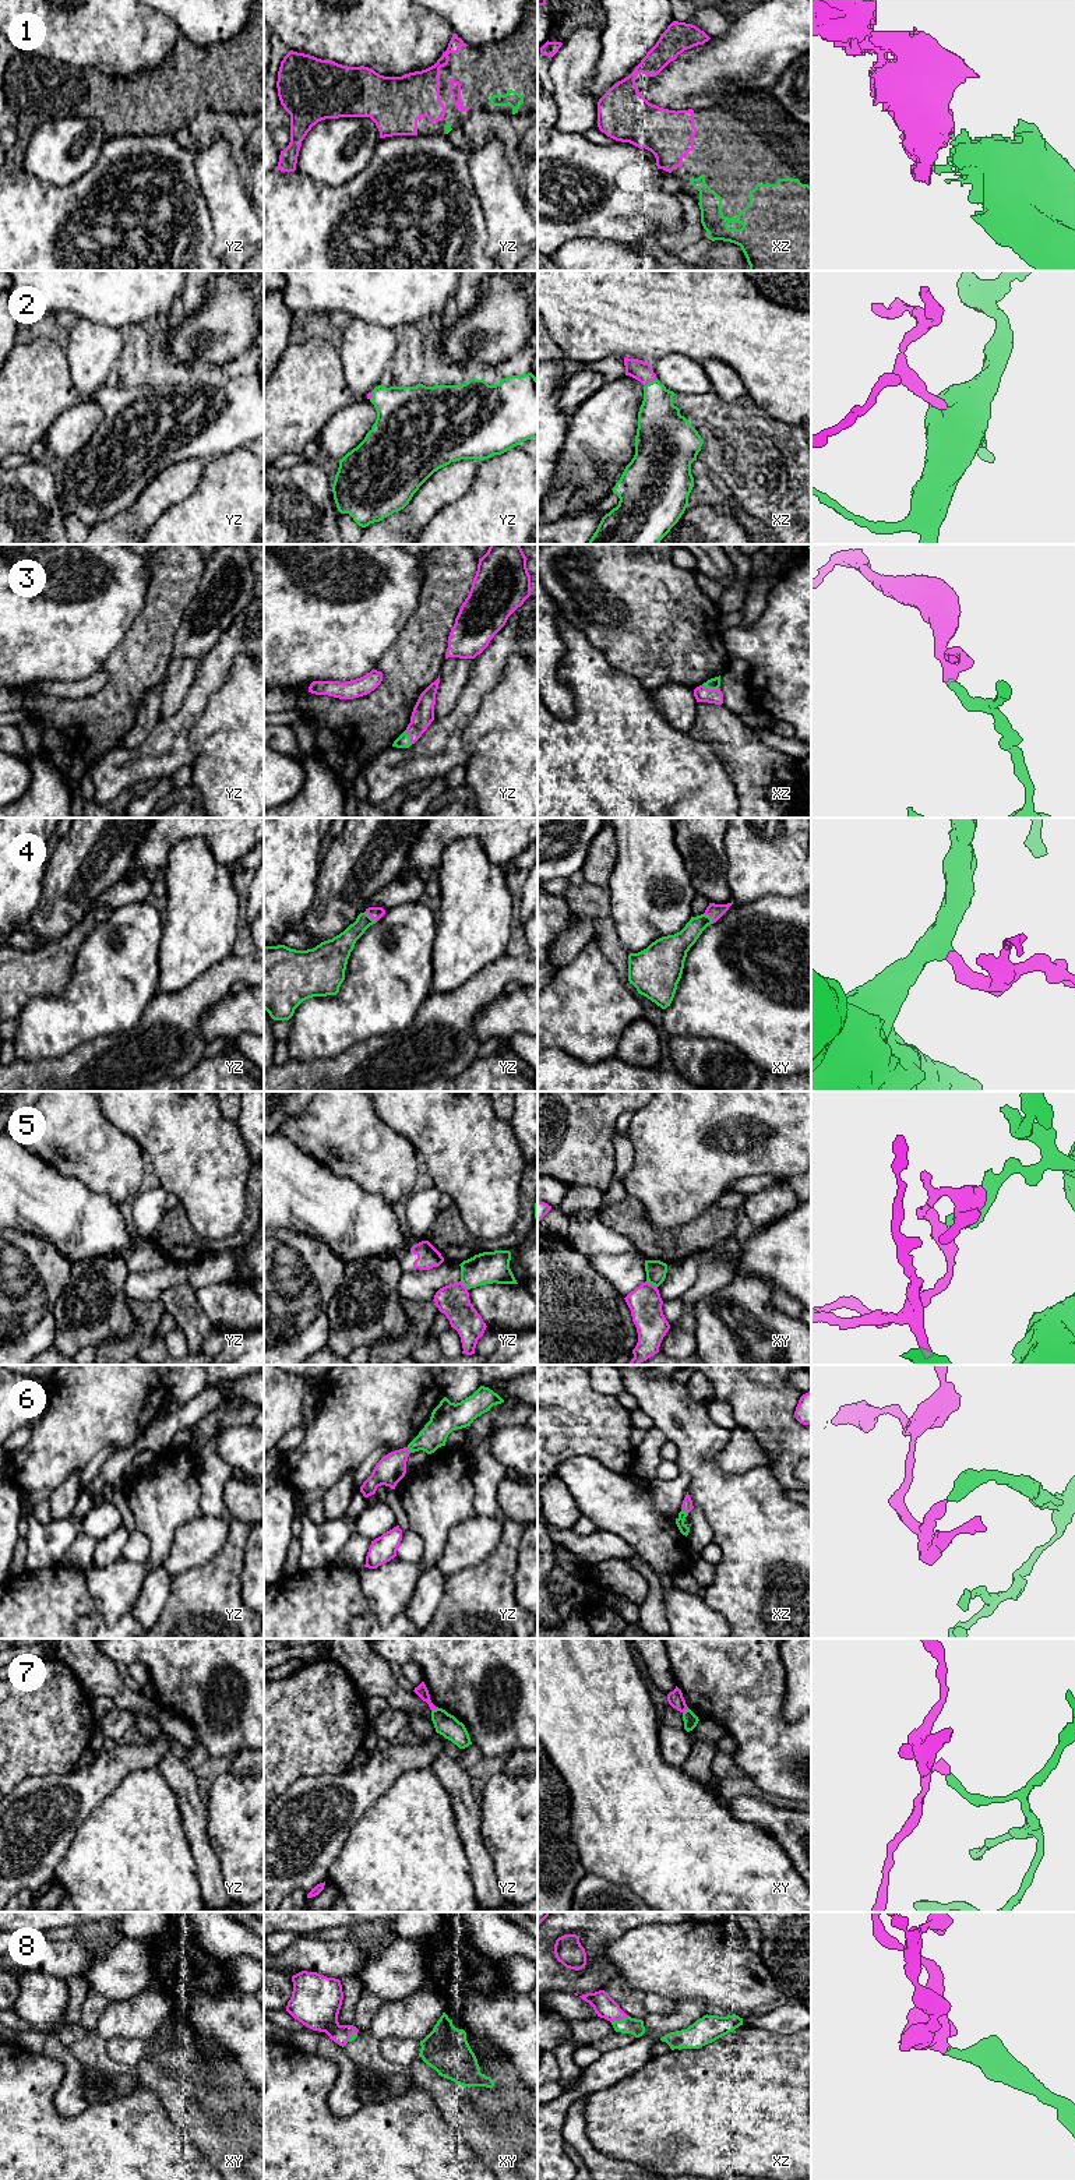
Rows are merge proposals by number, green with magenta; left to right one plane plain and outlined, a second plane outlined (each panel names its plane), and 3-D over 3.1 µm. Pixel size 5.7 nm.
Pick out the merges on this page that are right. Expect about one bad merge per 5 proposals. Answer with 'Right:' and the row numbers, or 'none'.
Right: 1, 2, 3, 4, 5, 6, 8

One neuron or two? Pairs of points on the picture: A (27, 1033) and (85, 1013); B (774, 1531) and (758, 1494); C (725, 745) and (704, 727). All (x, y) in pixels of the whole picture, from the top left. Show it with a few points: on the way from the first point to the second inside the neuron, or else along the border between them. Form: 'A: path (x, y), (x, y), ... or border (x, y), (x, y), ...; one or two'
A: path (41, 1033), (48, 1026), (71, 1019); one
B: path (764, 1521), (758, 1516), (758, 1503); one
C: path (719, 740), (709, 730); one

